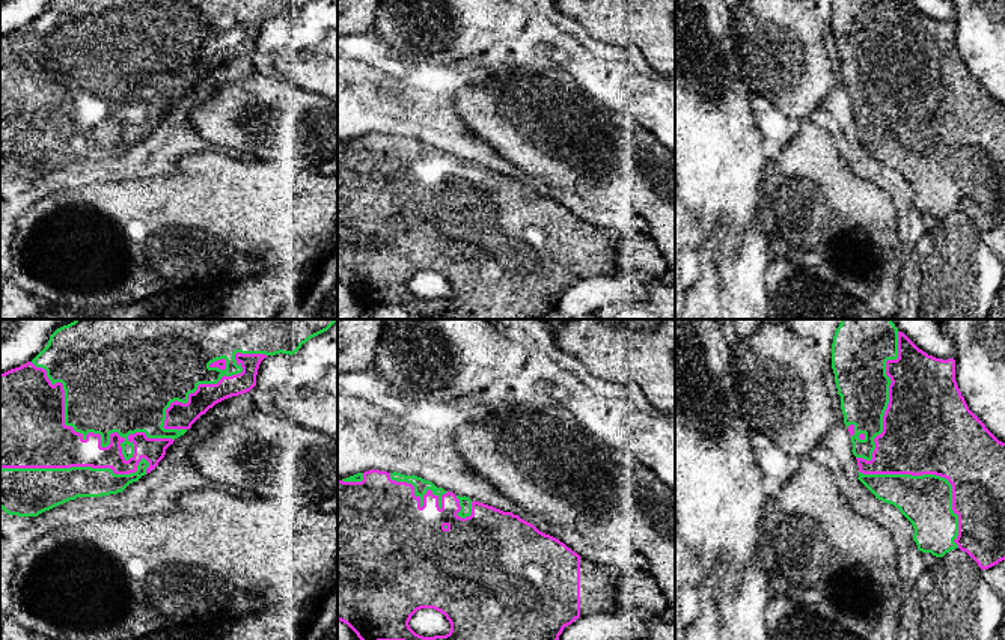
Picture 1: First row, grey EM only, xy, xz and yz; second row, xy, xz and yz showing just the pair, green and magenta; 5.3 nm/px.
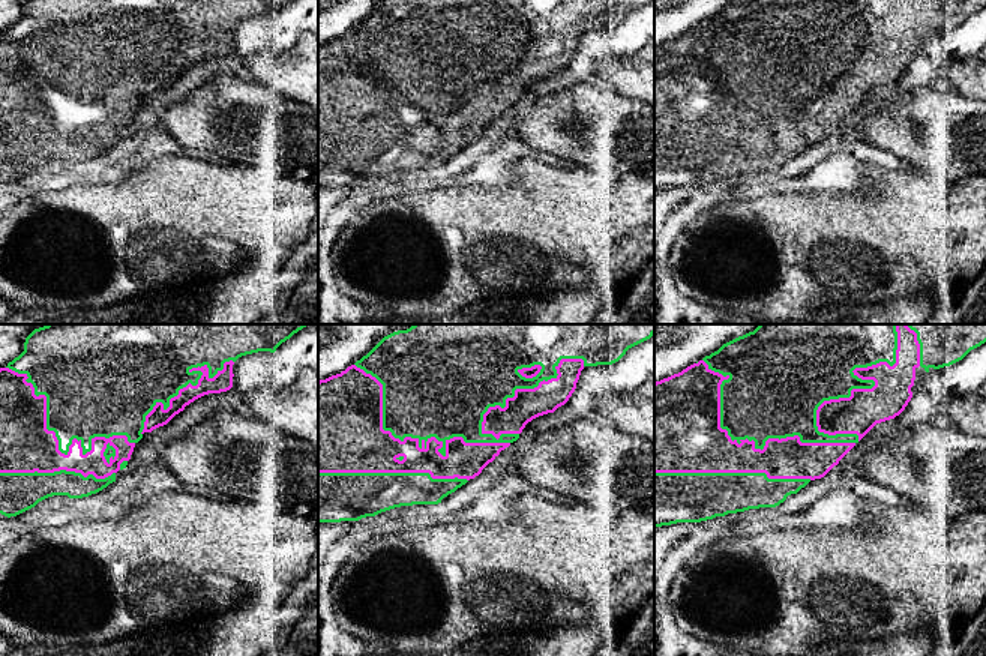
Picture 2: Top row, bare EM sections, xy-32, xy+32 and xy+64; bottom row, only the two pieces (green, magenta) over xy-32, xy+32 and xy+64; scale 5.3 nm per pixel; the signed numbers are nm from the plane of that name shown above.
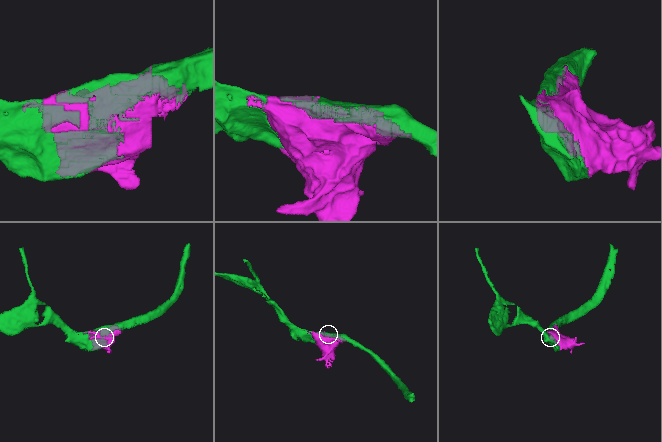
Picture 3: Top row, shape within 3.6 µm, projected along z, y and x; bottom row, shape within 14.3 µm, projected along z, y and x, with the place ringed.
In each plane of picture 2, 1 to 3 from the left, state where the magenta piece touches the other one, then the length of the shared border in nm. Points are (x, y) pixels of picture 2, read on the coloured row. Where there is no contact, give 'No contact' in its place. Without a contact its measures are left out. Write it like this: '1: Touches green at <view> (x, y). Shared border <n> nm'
1: Touches green at xy-32 (59, 445). Shared border 800 nm
2: Touches green at xy+32 (480, 442). Shared border 1200 nm
3: Touches green at xy+64 (754, 440). Shared border 950 nm

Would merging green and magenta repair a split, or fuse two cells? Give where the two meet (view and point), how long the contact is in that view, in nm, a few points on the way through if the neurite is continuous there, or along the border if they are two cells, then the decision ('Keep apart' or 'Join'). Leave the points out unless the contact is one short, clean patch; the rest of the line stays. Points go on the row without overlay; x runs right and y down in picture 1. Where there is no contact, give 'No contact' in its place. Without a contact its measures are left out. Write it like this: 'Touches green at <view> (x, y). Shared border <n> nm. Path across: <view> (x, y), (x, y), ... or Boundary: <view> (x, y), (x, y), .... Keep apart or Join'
Touches green at xy (88, 95). Shared border 850 nm. Join

